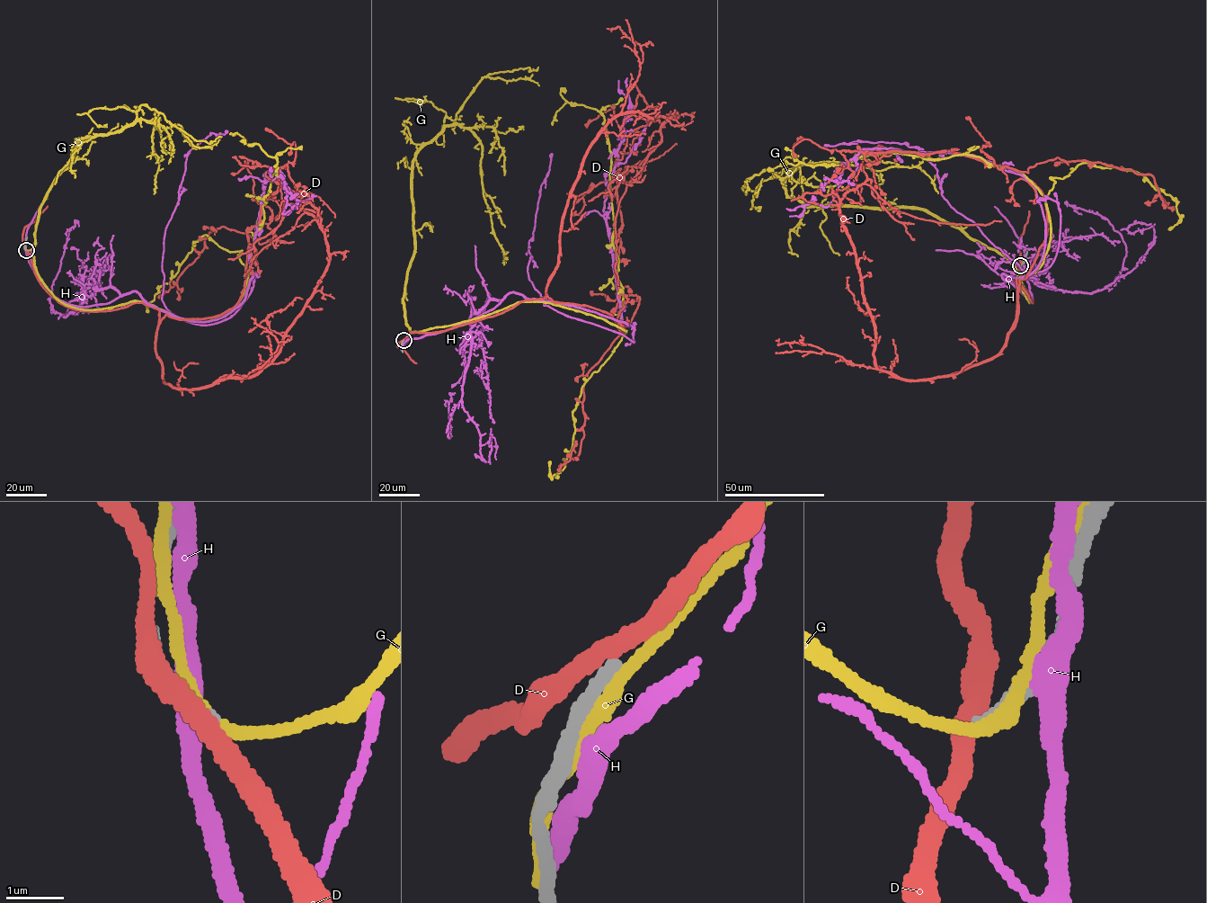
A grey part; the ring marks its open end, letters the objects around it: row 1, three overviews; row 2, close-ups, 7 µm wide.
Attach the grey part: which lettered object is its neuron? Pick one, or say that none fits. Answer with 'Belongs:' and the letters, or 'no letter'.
Belongs: no letter

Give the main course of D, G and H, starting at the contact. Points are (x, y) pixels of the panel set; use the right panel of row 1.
D: (1020, 265), (1033, 302), (1015, 278), (996, 355), (878, 369), (843, 195), (1001, 221)
G: (1022, 264), (1030, 302), (1015, 278), (1040, 266), (1051, 224), (1023, 174), (962, 154), (780, 164), (798, 155)
H: (1023, 263), (1030, 300), (1001, 275), (1039, 264), (1055, 201), (1056, 254), (1027, 272), (917, 147), (824, 146)

